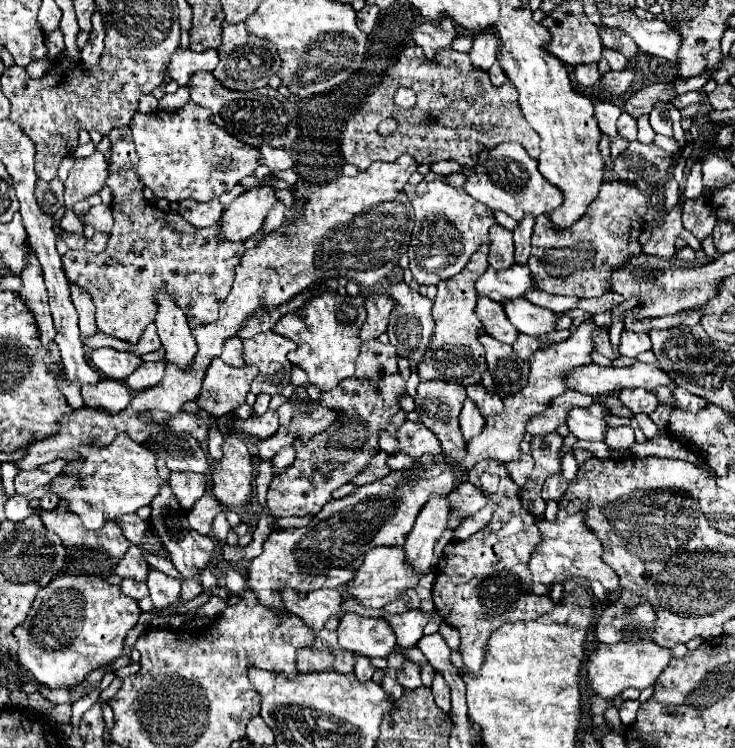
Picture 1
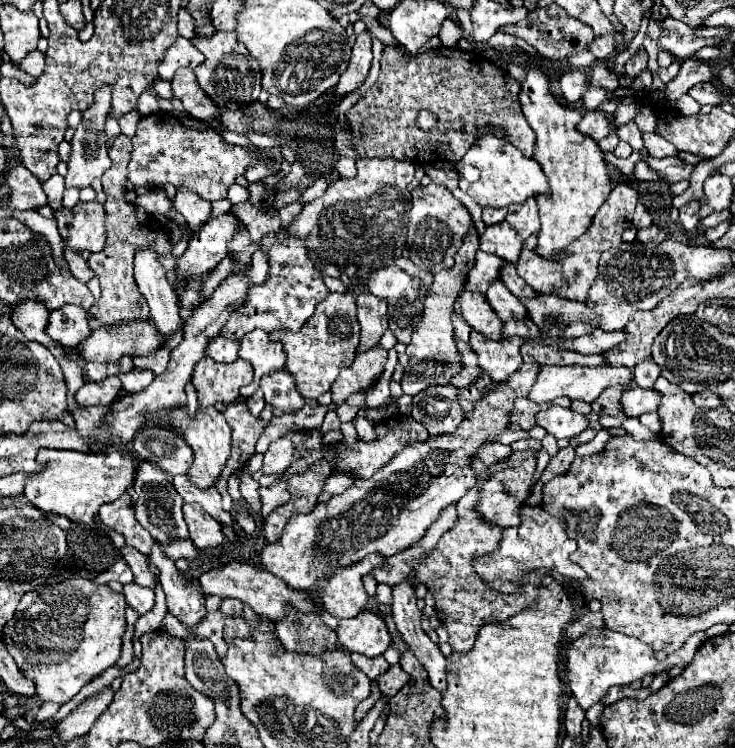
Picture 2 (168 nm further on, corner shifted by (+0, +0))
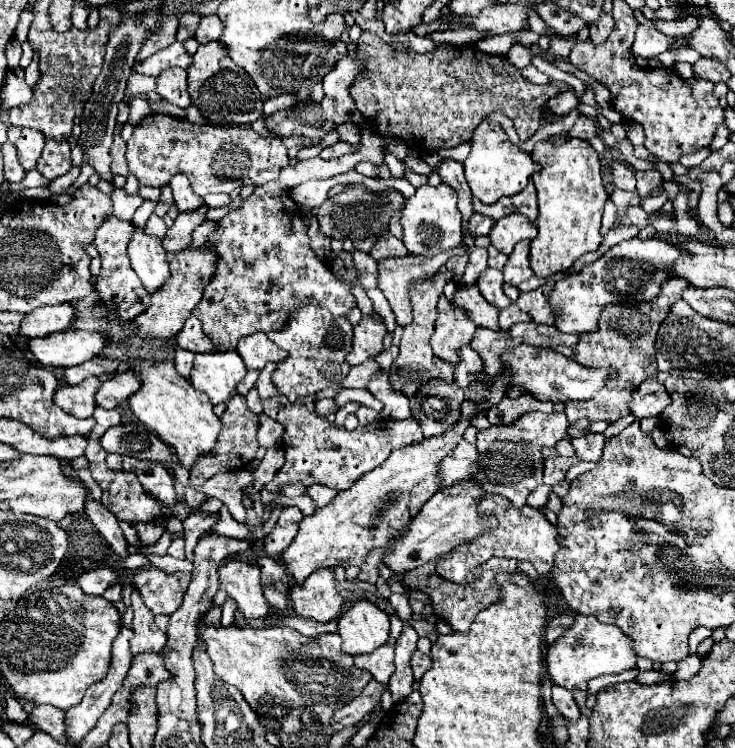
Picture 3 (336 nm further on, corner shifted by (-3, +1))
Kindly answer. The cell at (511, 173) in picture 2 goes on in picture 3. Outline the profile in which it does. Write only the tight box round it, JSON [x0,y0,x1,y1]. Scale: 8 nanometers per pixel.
[464,121,536,203]

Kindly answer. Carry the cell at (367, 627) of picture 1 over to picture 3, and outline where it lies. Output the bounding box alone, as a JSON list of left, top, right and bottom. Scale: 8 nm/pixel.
[338,599,390,655]

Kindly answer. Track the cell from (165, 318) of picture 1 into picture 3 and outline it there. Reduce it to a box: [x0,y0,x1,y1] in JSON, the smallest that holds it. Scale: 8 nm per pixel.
[128,227,170,293]

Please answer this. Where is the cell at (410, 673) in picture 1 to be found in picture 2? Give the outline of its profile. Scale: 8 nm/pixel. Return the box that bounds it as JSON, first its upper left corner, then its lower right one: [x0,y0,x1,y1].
[377,664,411,696]

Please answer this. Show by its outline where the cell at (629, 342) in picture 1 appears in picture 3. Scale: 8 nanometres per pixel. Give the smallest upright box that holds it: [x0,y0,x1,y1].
[508,323,578,347]

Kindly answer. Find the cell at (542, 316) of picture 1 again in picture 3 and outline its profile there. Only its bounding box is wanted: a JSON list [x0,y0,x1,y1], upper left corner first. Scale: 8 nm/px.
[476,267,510,309]

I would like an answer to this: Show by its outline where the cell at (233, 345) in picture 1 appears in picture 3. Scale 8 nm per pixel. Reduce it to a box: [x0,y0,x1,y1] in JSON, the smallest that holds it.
[176,315,216,353]

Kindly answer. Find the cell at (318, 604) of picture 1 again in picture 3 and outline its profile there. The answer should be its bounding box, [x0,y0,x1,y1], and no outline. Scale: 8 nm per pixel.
[218,561,268,619]

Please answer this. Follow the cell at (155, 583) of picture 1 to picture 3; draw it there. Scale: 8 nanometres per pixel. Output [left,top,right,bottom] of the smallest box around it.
[84,495,126,557]

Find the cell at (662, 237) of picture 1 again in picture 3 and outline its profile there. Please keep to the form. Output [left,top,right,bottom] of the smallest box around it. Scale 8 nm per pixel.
[628,205,648,227]

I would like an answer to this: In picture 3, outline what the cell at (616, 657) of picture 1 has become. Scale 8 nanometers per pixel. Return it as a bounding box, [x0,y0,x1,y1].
[546,615,636,705]

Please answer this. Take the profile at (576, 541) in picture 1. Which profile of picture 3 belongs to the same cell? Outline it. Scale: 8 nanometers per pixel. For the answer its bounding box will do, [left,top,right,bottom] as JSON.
[438,495,560,583]

